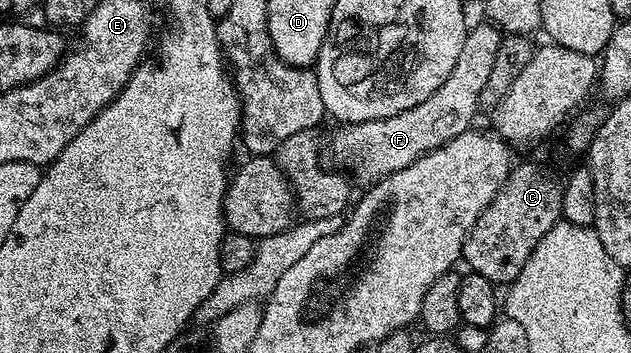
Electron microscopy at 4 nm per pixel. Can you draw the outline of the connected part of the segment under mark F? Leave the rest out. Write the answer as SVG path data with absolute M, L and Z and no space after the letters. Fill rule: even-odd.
M485 23L478 24L475 28L473 25L467 31L464 38L464 50L460 50L460 58L456 58L456 66L452 66L452 74L448 74L448 78L444 78L444 86L440 86L440 90L428 94L428 98L424 98L424 102L412 106L412 110L392 114L392 118L338 126L338 129L330 136L331 161L329 160L329 163L335 169L349 174L355 181L358 179L362 186L369 186L377 184L382 177L392 174L396 170L404 170L404 166L412 166L412 162L416 162L424 154L444 146L452 138L471 131L473 124L470 123L473 122L474 115L480 112L480 94L492 74L492 65L496 62L496 53L500 51L500 42L504 35L497 23Z

